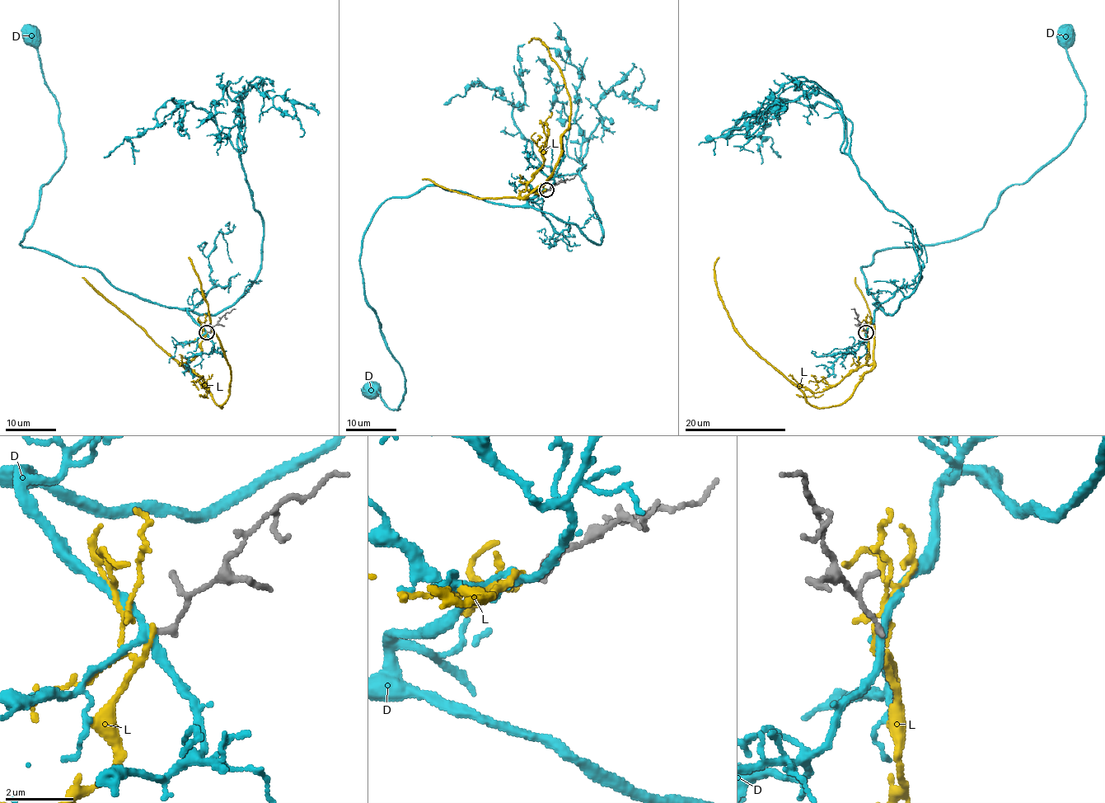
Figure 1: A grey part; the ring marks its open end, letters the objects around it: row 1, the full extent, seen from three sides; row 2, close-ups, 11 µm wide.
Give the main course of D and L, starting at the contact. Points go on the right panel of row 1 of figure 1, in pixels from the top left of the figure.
D: (866, 332), (881, 309), (862, 272), (875, 253), (978, 231), (1005, 190), (1068, 144), (1084, 117), (1068, 38)
L: (866, 332), (867, 363), (873, 366), (840, 404), (812, 406), (733, 324), (718, 290), (714, 265), (719, 257)

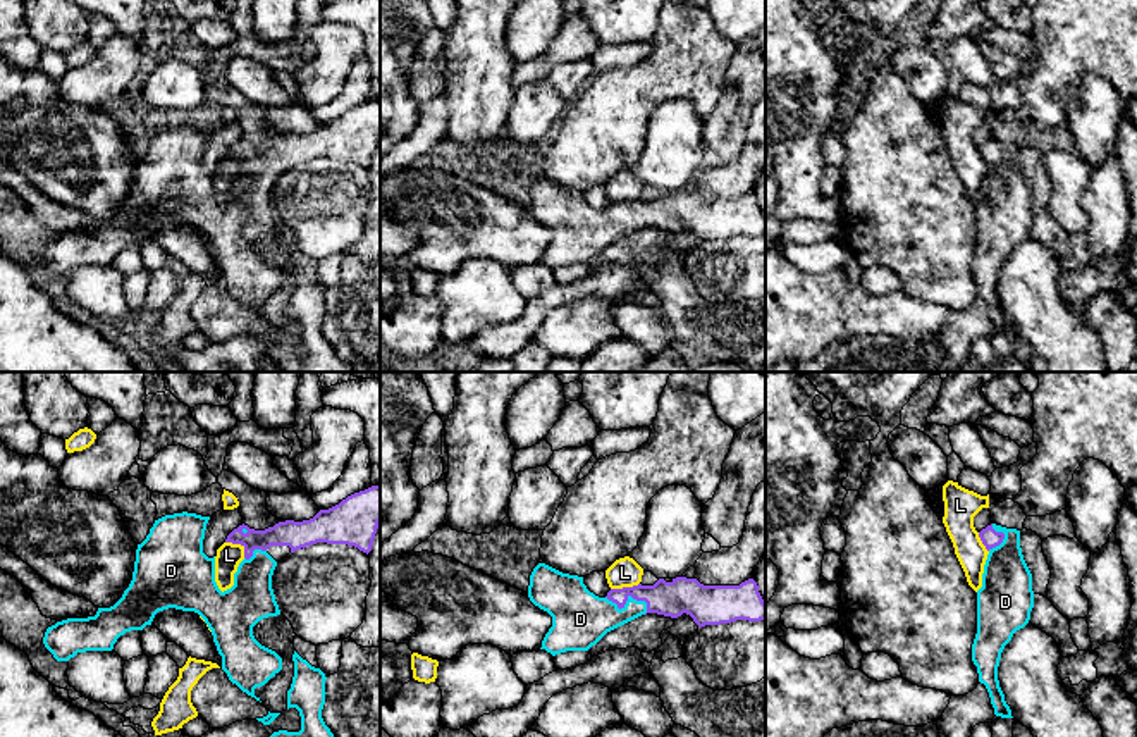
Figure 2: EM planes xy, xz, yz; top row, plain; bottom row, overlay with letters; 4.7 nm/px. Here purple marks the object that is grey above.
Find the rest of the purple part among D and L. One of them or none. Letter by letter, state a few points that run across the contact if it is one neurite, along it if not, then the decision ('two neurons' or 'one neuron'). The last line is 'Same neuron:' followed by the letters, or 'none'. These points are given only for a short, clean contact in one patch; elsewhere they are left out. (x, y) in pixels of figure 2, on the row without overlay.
D: xz (683, 209), (630, 209), (620, 222), (583, 233) | one neuron
L: xy (226, 155), (238, 157), (245, 171) | two neurons
Same neuron: D

